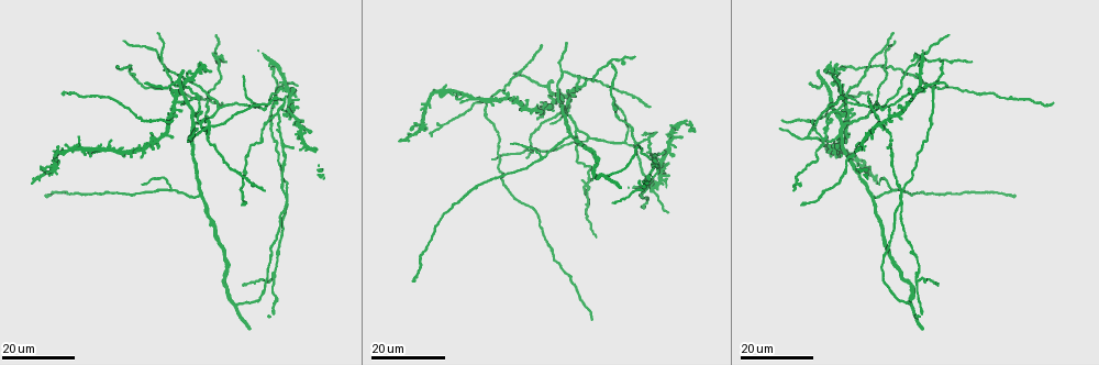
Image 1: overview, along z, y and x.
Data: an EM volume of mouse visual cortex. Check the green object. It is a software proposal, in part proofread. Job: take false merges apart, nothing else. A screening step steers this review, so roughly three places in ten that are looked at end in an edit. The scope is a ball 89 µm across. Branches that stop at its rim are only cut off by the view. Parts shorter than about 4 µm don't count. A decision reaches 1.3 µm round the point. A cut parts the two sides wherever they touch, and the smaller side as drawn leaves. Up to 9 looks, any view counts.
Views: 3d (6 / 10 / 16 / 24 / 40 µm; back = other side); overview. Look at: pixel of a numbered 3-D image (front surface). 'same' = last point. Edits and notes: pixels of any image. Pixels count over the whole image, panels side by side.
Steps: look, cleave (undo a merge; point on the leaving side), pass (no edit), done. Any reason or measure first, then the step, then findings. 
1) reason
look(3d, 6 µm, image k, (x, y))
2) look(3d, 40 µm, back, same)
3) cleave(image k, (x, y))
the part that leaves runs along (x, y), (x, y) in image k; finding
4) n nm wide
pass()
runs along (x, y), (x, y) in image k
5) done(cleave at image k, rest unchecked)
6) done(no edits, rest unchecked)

thin arm on a thick one
look(3d, 16 µm, image 1, (838, 133))

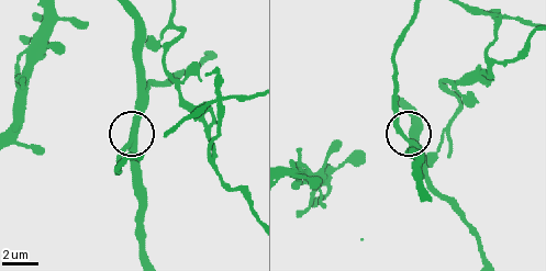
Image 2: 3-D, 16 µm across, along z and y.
closer look
look(3d, 6 µm, image 2, (131, 140))

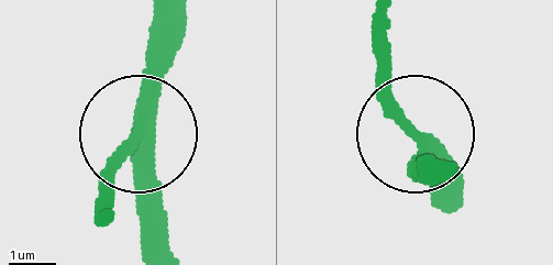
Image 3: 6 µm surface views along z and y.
300 nm wide
pass()
runs along (434, 178), (379, 52) in image 3; continuous, no second neuron

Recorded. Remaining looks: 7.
looks like a crossing
look(3d, 24 µm, image 1, (209, 126))

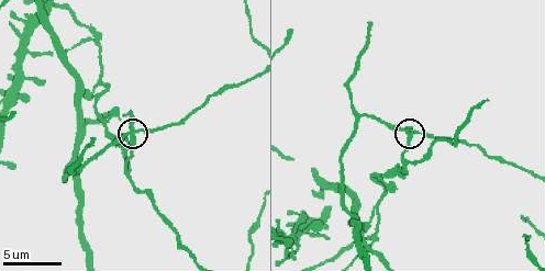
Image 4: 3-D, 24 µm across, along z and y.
zoom in
look(3d, 10 µm, image 4, (134, 136))

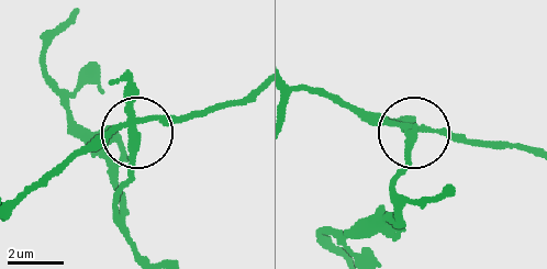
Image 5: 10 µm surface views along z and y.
cleave(image 5, (127, 83))
the part that leaves runs along (406, 133), (394, 222), (321, 232), (335, 253) in image 5; two neurons meet here

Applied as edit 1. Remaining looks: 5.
three arms meet
look(3d, 16 µm, image 1, (626, 141))

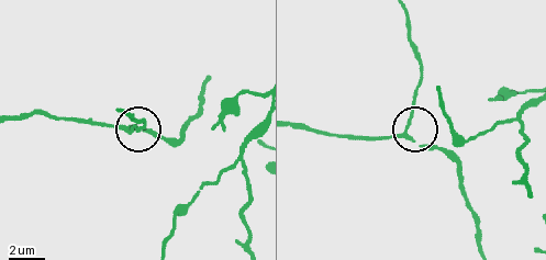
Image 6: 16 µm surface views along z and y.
look(3d, 6 µm, image 6, (406, 131))

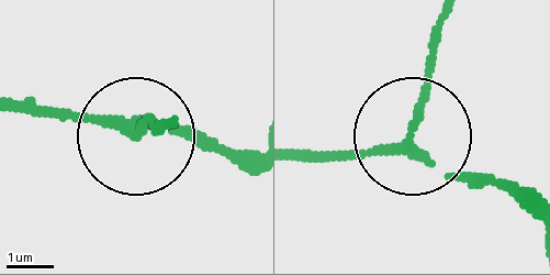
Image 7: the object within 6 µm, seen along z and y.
look(3d, 6 µm, back, image 7, (408, 141))

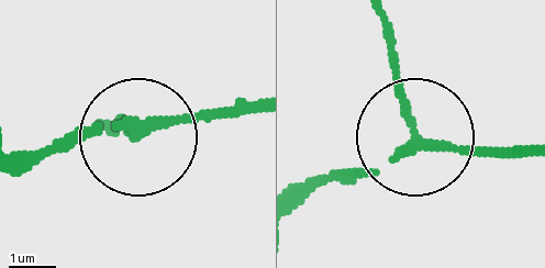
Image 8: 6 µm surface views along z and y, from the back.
3 arms
pass()
runs along (534, 145), (429, 142), (381, 28) in image 8; continuous, no second neuron

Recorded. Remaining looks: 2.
done(cleave at image 5, rest unchecked)

